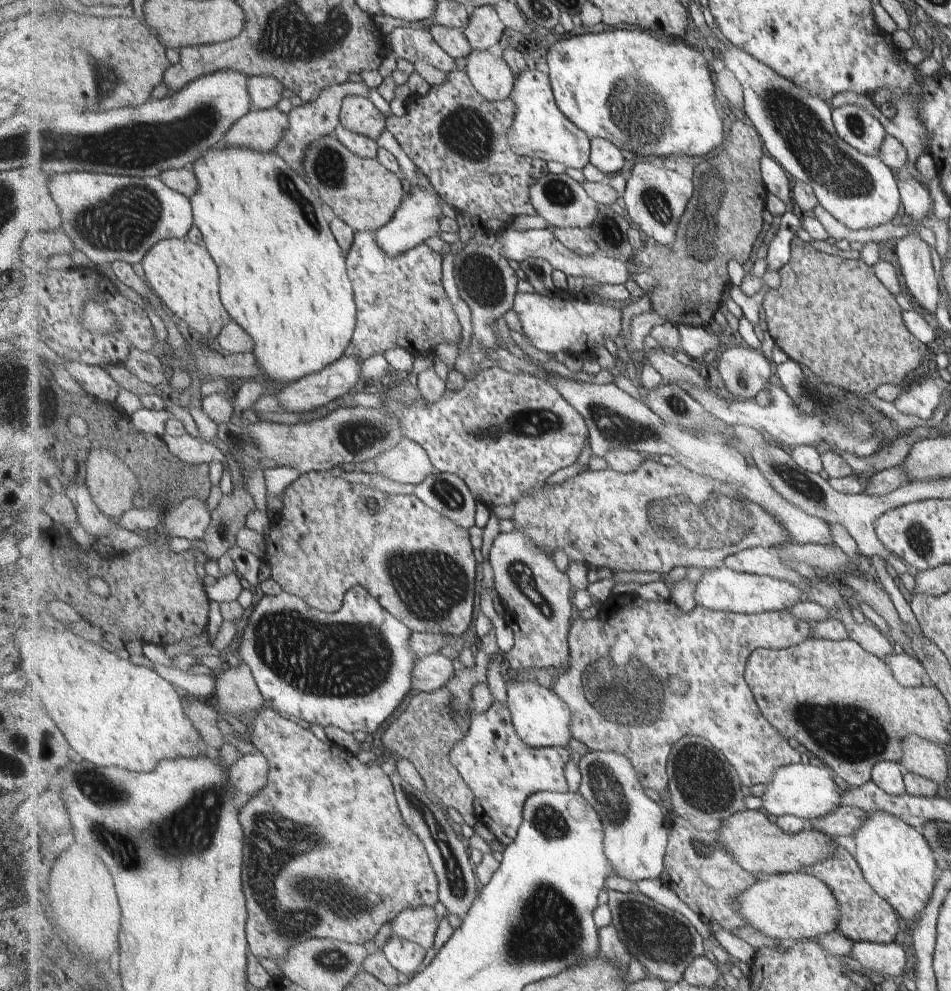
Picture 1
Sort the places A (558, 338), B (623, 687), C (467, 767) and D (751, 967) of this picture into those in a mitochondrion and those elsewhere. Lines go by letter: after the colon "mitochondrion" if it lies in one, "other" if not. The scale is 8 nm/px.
A: other
B: mitochondrion
C: other
D: other

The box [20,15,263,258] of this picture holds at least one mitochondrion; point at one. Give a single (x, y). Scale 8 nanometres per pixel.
(109, 79)

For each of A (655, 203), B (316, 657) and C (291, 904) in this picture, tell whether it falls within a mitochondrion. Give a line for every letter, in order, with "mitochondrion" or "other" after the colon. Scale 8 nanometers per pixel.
A: mitochondrion
B: mitochondrion
C: mitochondrion

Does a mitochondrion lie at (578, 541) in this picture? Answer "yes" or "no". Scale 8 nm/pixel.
no

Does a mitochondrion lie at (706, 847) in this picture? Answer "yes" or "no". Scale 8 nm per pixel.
yes

